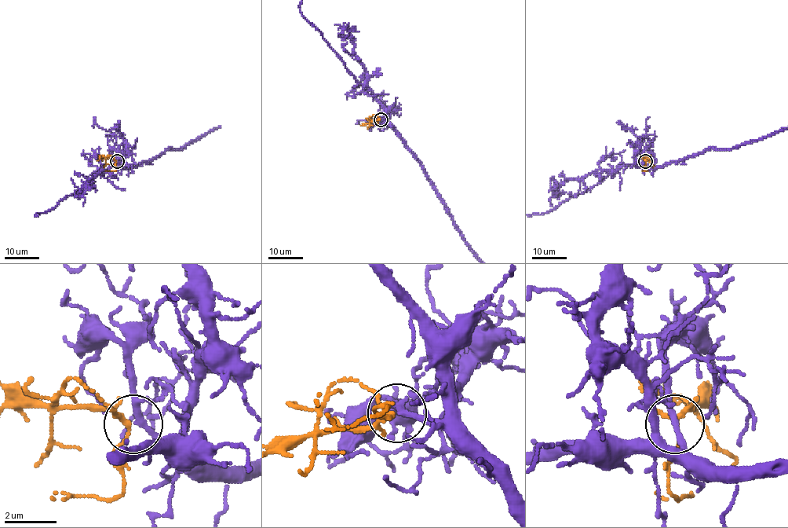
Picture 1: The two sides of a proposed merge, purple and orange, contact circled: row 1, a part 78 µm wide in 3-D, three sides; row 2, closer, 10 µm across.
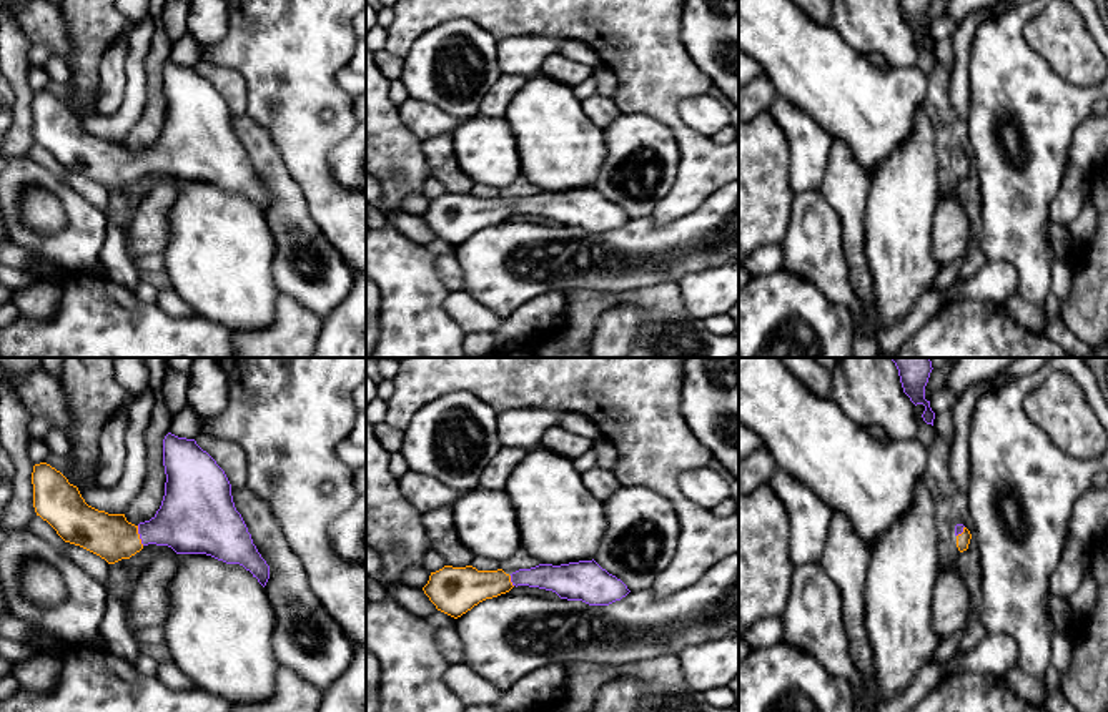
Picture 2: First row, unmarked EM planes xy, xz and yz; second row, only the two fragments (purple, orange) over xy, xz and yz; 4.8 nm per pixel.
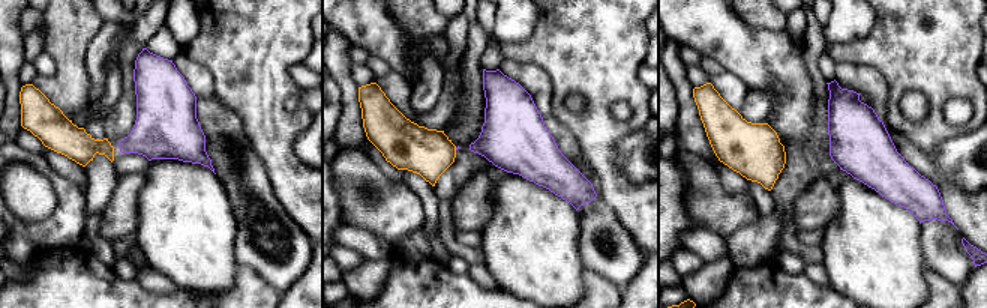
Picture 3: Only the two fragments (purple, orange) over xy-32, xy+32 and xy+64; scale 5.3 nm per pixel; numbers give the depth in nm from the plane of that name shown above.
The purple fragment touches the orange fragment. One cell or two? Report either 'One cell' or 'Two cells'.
One cell

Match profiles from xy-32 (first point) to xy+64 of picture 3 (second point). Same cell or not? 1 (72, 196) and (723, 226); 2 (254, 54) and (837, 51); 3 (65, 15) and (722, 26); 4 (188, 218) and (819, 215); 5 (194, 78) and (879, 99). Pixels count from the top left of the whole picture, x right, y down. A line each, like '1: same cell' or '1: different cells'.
1: same cell
2: same cell
3: different cells
4: different cells
5: same cell

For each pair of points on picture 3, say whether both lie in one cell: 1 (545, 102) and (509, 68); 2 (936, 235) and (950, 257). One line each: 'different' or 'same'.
1: same
2: same

